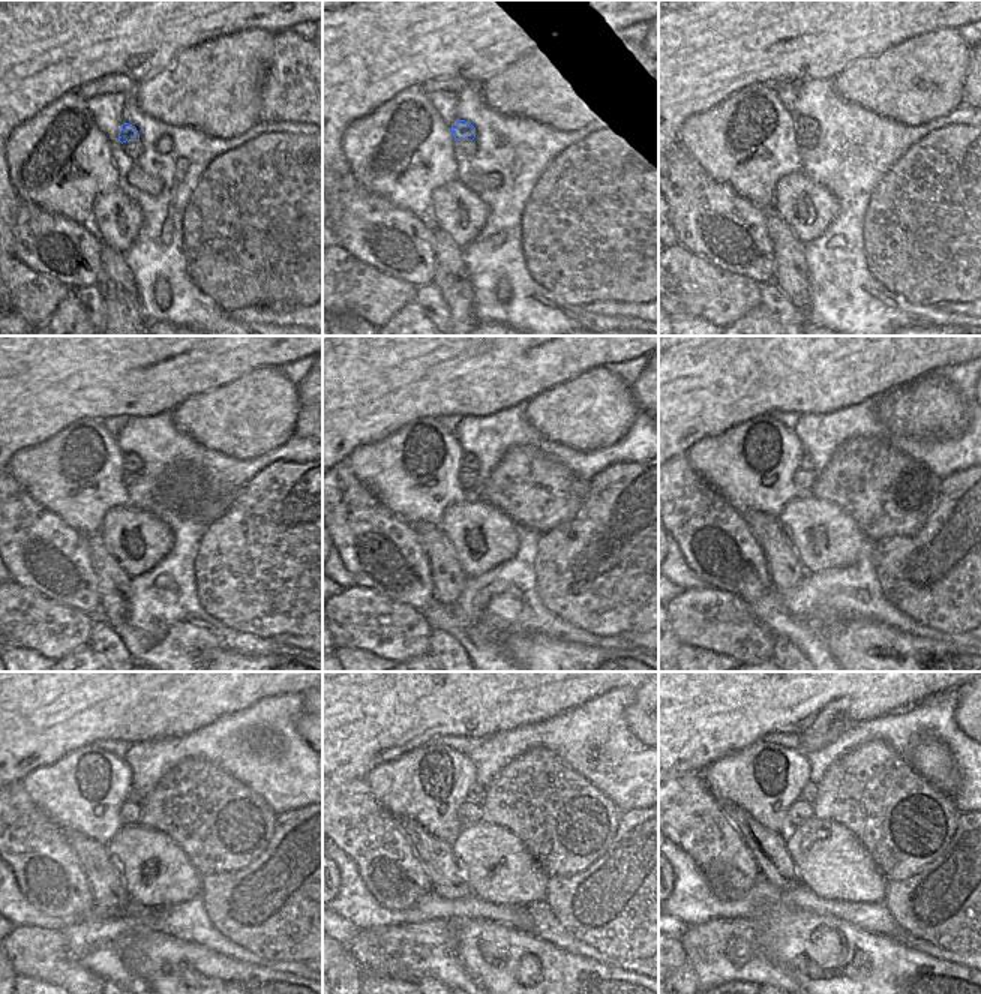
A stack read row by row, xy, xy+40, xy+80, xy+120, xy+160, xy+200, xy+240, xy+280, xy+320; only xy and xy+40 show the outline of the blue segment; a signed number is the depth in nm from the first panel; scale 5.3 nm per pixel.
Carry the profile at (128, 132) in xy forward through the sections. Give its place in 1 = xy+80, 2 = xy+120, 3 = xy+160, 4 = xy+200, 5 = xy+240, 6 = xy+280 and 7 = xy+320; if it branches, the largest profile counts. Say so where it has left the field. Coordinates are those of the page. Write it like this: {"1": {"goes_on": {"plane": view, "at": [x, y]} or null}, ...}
{"1": {"goes_on": {"plane": "xy+80", "at": [804, 126]}}, "2": {"goes_on": {"plane": "xy+120", "at": [131, 462]}}, "3": {"goes_on": {"plane": "xy+160", "at": [468, 462]}}, "4": {"goes_on": {"plane": "xy+200", "at": [806, 464]}}, "5": {"goes_on": {"plane": "xy+240", "at": [132, 798]}}, "6": {"goes_on": {"plane": "xy+280", "at": [476, 795]}}, "7": {"goes_on": {"plane": "xy+320", "at": [809, 792]}}}

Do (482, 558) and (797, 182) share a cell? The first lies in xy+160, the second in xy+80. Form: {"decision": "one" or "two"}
{"decision": "one"}

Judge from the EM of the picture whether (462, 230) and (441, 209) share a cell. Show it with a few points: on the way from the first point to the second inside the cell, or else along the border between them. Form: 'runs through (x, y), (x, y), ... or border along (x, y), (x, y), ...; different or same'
runs through (458, 225), (446, 213); same

